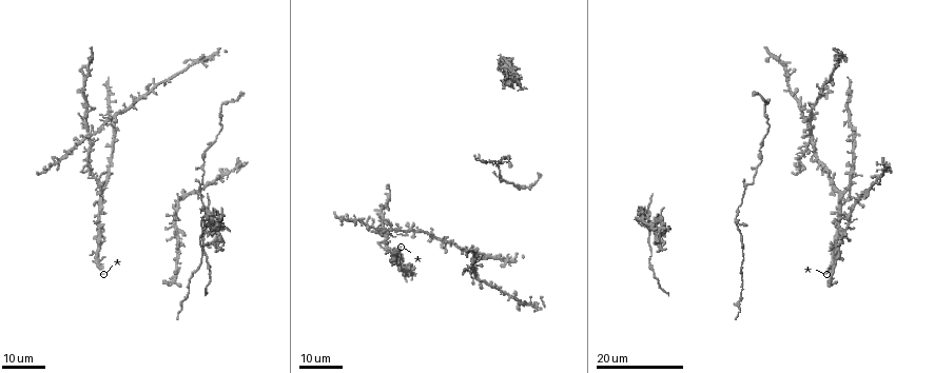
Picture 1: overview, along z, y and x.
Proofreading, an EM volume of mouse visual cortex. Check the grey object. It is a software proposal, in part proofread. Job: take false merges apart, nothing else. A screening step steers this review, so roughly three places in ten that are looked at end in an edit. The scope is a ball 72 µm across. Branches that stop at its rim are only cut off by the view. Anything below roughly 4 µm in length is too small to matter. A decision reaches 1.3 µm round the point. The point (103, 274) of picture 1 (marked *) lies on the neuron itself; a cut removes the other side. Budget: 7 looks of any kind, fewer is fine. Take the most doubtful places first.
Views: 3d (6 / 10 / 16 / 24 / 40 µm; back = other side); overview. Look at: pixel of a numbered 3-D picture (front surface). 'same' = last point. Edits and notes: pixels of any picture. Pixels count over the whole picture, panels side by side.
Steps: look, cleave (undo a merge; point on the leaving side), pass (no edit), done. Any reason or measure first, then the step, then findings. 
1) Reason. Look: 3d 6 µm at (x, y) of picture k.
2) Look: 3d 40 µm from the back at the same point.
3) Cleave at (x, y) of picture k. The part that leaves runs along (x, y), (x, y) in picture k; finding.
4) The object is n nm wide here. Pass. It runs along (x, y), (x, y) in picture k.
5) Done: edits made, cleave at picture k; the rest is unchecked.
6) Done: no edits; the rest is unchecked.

Thin arm on a thick one. Look: 3d 16 µm at (499, 66) of picture 1.

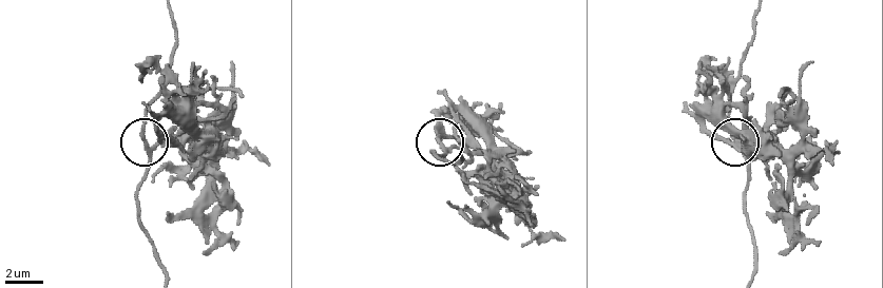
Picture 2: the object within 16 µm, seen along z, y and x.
Look: 3d 10 µm at (146, 146) of picture 2.

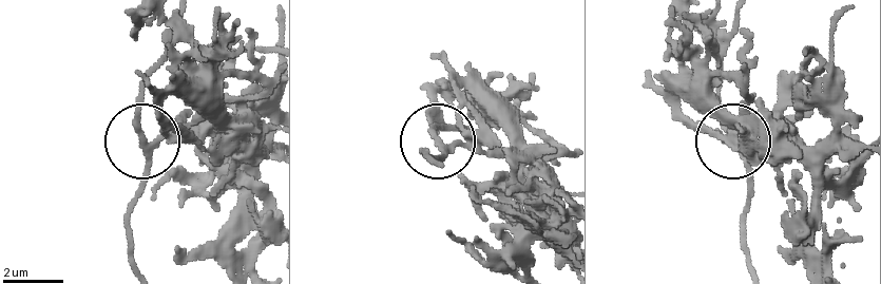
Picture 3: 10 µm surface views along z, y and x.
3 arms meet here. Cleave at (196, 138) of picture 3. A second neuron is stuck on.

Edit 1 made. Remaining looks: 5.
Three arms meet. Look: 3d 24 µm at (744, 245) of picture 1.

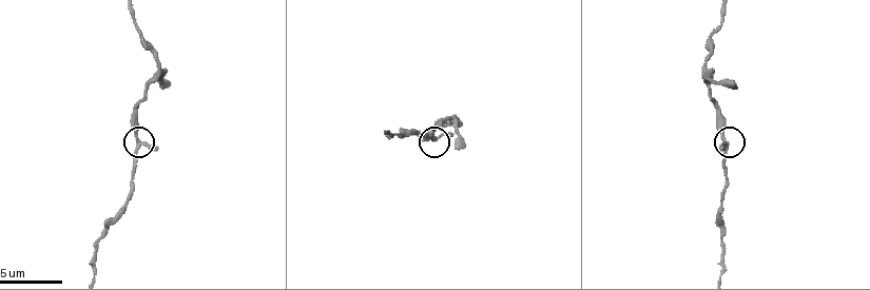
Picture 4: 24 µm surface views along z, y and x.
Look: 3d 10 µm at (136, 138) of picture 4.

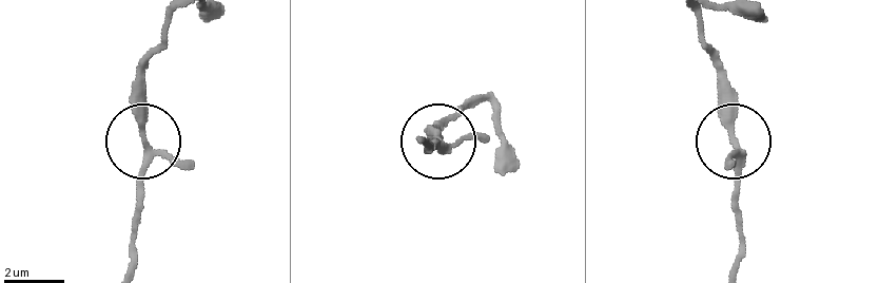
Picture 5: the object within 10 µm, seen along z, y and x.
The object is 220 nm wide here. Pass. It runs along (174, 12), (141, 80), (141, 213) in picture 5; all the same neuron.

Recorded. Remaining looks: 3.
Thick turns thin. Look: 3d 24 µm at (215, 138) of picture 1.

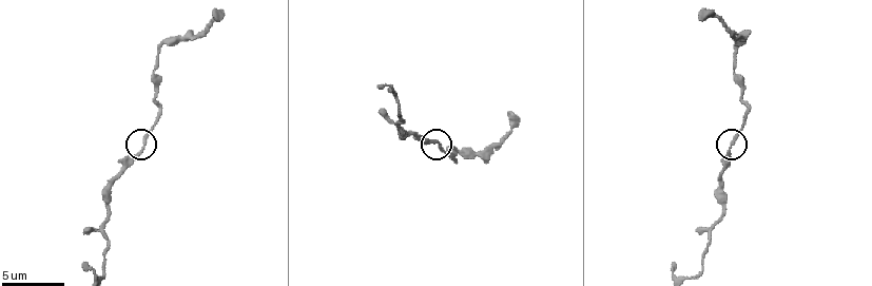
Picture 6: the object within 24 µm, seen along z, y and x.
Zoom in. Look: 3d 6 µm at (142, 151) of picture 6.

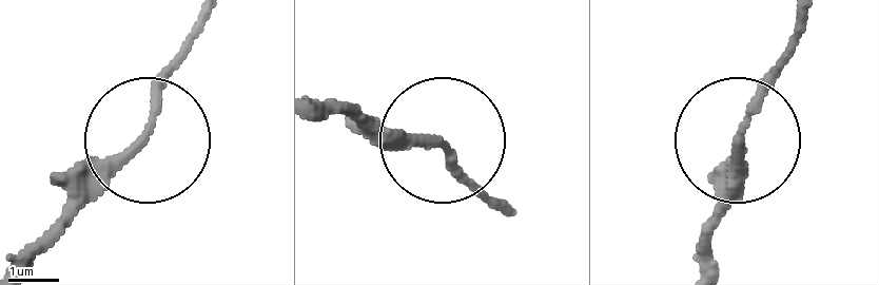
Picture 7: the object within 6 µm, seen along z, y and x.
The object is 180 nm wide here. Pass. Continuous, no second neuron.

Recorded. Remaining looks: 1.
Done: edits made, cleave at picture 3; the rest is unchecked.

